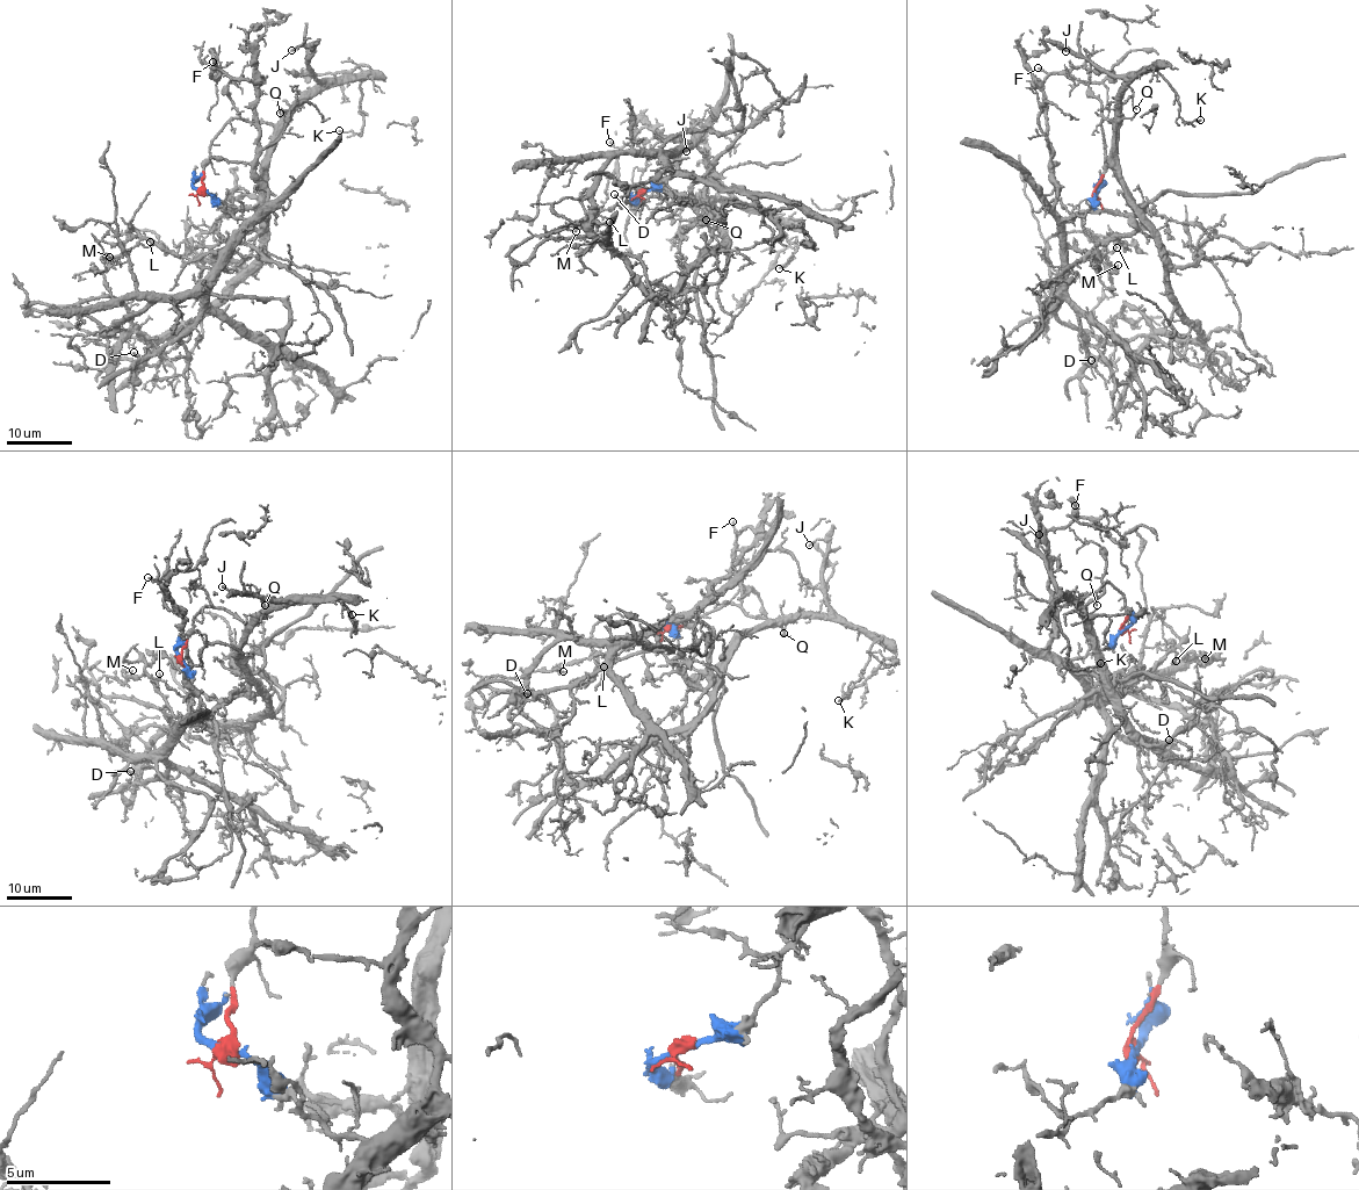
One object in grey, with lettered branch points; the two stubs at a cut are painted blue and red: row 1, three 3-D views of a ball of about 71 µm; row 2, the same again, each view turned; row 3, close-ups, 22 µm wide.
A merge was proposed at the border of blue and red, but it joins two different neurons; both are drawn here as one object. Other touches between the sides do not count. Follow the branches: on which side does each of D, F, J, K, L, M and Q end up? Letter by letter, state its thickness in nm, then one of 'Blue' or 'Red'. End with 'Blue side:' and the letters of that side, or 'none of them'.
D: Thickness 100 nm. Blue
F: Thickness 160 nm. Blue
J: Thickness 160 nm. Red
K: Thickness 120 nm. Red
L: Thickness 180 nm. Blue
M: Thickness 110 nm. Blue
Q: Thickness 120 nm. Red
Blue side: D, F, L, M

